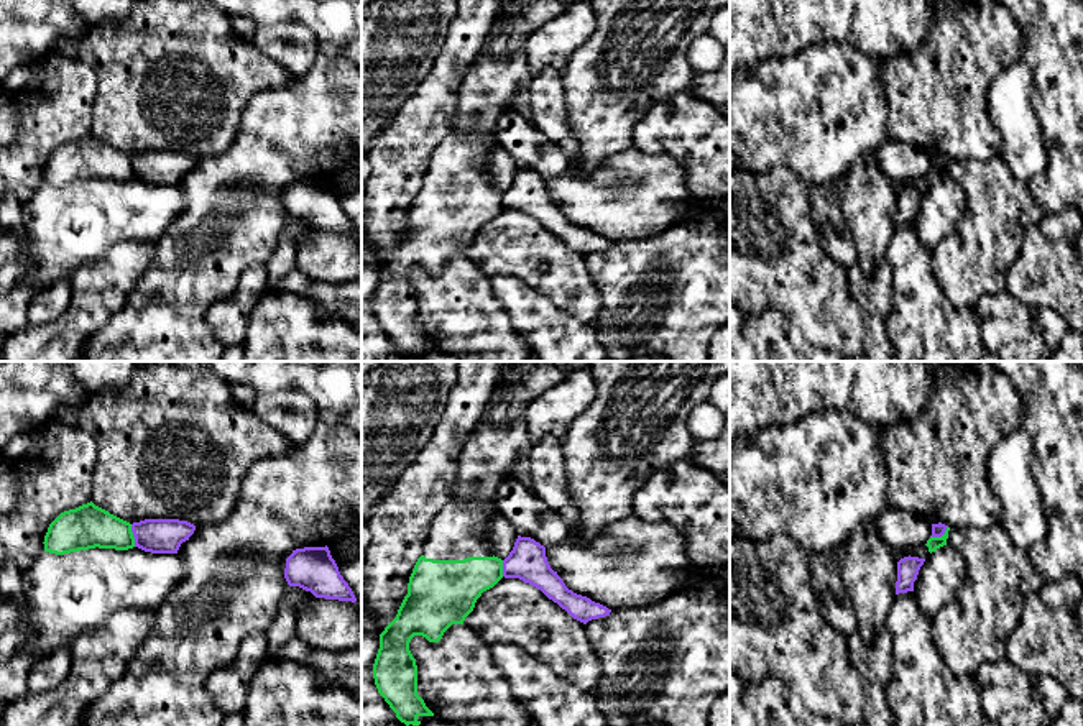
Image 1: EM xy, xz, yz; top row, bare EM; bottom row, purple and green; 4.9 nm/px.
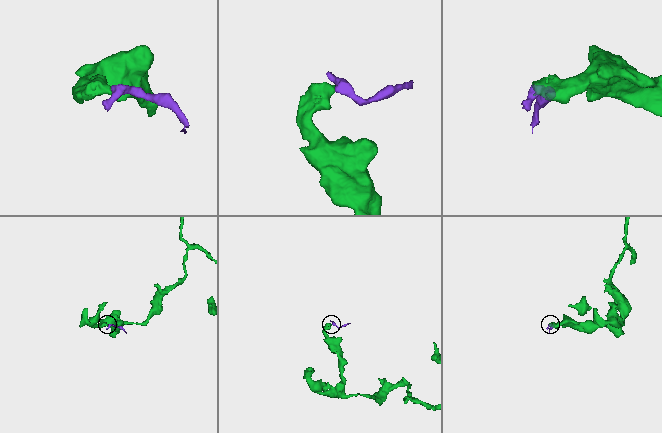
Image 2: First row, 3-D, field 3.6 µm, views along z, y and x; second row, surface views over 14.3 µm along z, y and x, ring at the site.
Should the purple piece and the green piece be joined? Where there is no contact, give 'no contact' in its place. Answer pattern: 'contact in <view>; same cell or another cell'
contact in xy; another cell

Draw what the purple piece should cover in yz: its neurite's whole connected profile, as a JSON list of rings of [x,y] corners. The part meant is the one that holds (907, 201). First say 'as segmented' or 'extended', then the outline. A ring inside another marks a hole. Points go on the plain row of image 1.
as segmented | [[[910,187],[897,194],[896,227],[914,223],[914,214],[917,212],[919,202],[924,194],[925,191]]]

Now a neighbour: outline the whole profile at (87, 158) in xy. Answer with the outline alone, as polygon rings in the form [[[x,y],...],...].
[[[92,133],[61,145],[48,159],[44,184],[64,187],[89,181],[128,182],[135,179],[131,156]]]

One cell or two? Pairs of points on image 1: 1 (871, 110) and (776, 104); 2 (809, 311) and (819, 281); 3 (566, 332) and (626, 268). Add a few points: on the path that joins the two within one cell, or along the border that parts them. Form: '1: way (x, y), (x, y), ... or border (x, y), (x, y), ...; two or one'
1: way (848, 105), (830, 105), (817, 94), (799, 104); one
2: way (814, 304), (814, 288); one
3: border (592, 324), (602, 344); two

